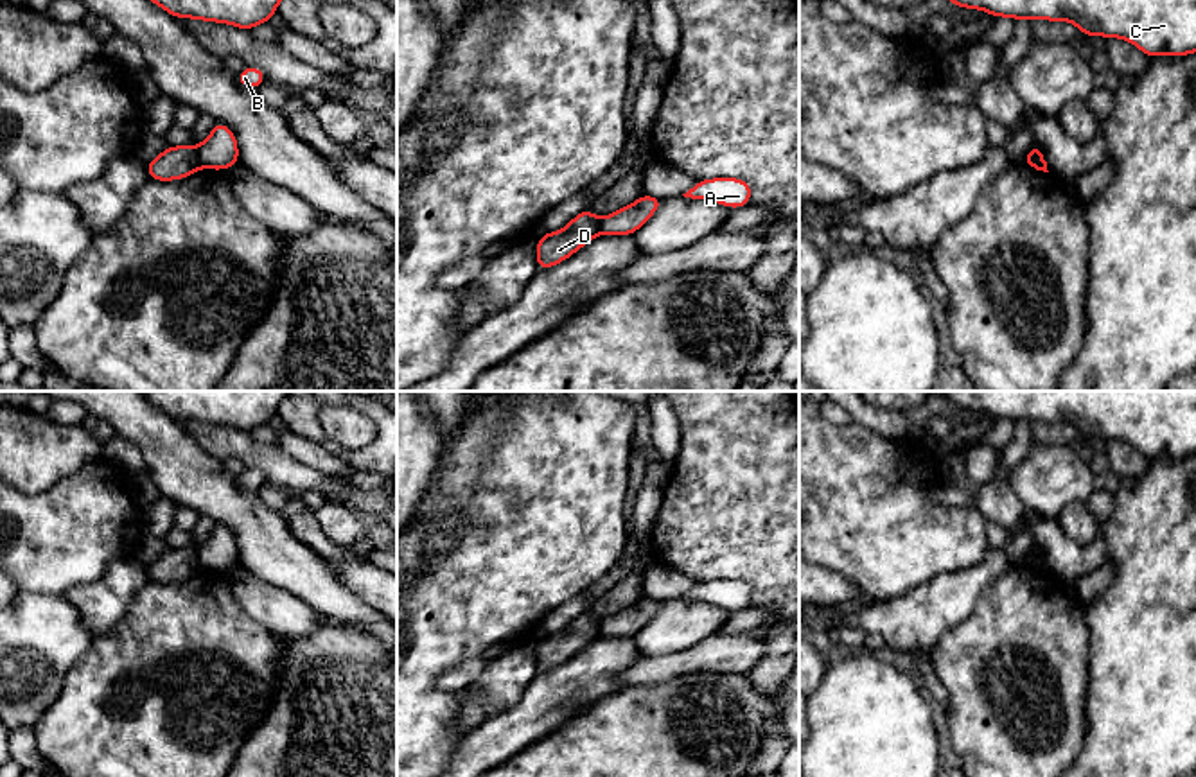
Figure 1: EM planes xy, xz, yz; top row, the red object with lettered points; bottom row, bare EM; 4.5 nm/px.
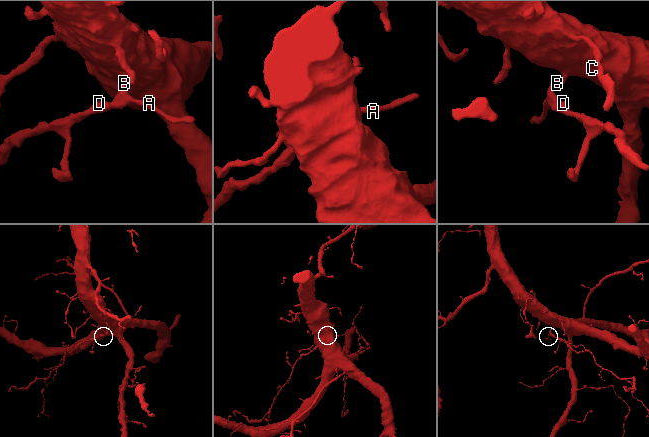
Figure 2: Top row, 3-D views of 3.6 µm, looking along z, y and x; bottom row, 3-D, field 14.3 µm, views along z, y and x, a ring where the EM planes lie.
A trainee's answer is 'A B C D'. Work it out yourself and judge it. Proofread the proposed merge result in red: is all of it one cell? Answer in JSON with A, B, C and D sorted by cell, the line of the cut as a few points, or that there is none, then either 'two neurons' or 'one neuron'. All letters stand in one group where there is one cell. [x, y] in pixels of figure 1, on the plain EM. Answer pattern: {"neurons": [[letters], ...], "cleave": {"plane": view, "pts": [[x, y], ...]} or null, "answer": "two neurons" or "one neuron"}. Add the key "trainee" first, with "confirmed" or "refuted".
{"trainee": "refuted", "neurons": [["A", "B", "C"], ["D"]], "cleave": {"plane": "xy", "pts": [[194, 548], [202, 569]]}, "answer": "two neurons"}

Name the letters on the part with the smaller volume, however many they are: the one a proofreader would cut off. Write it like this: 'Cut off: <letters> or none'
Cut off: D

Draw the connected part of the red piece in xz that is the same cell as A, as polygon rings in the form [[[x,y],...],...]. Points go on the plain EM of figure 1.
[[[711,580],[695,585],[684,599],[718,605],[727,610],[742,610],[751,607],[751,585],[740,580]]]

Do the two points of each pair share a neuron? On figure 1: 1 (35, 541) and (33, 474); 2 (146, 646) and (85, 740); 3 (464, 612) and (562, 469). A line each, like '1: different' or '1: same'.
1: different
2: same
3: same

